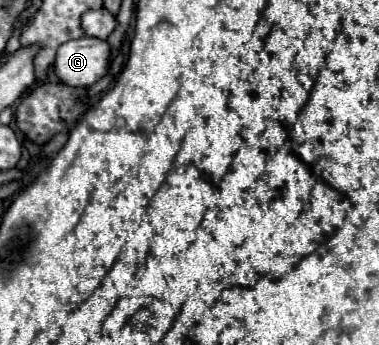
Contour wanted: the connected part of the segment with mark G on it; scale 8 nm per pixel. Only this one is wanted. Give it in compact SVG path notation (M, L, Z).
M79 37L57 49L53 71L61 83L69 87L91 87L107 75L109 45L103 39Z

